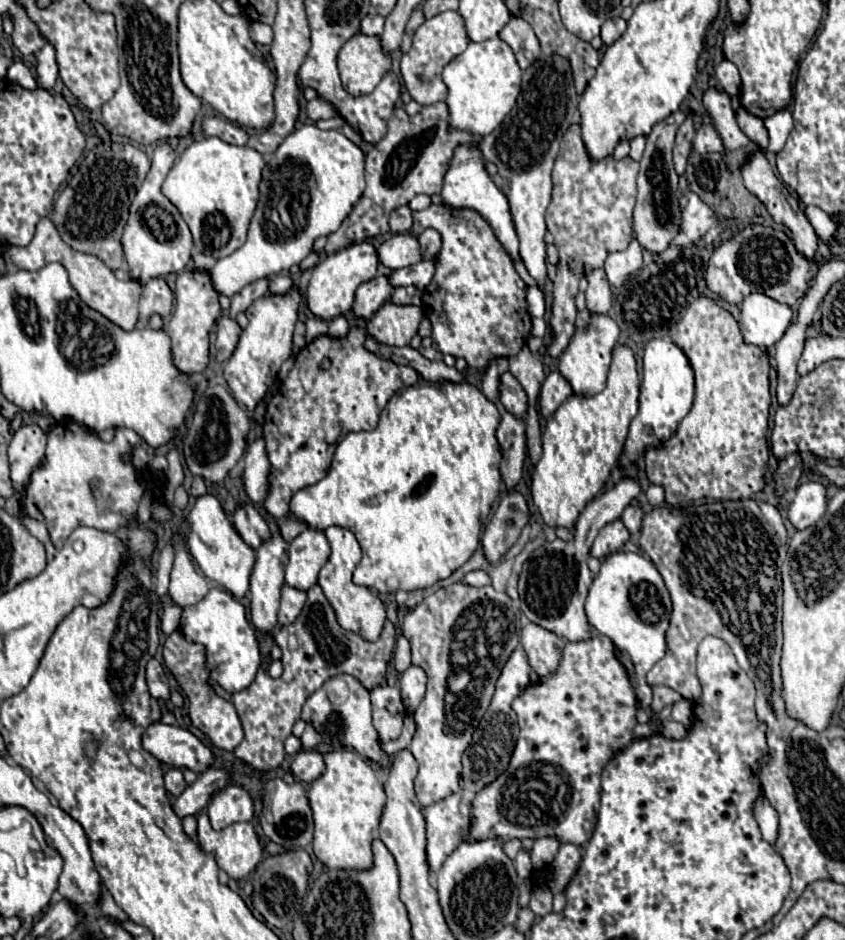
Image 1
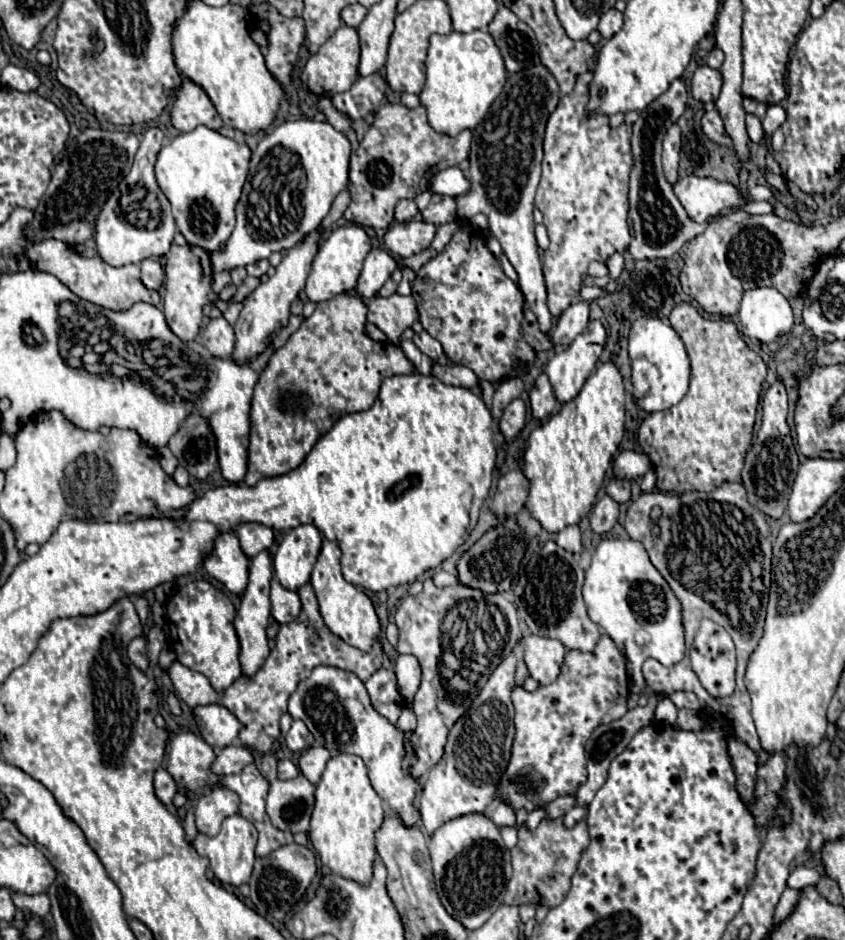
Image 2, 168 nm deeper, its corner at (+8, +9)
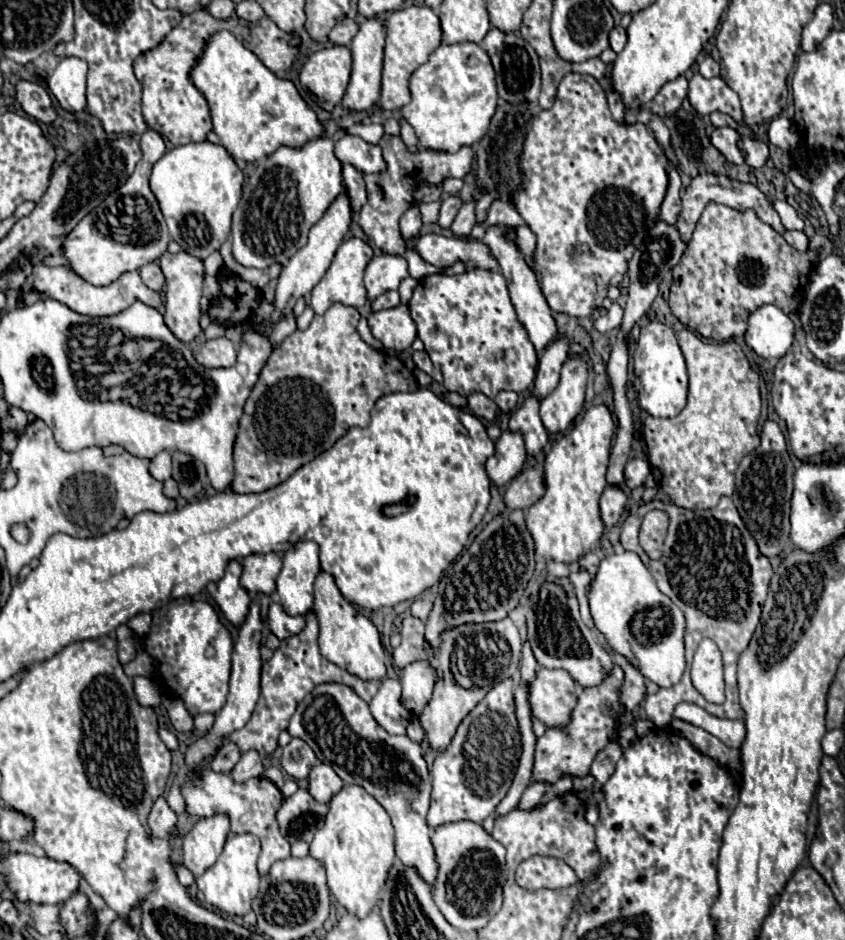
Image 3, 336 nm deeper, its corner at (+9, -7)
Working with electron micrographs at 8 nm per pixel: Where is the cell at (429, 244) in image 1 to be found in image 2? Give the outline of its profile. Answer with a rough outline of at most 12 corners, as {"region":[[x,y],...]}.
{"region":[[433,194],[423,220],[445,224],[457,218],[451,196]]}

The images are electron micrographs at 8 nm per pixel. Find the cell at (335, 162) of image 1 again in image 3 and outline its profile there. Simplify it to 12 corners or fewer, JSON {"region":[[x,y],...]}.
{"region":[[334,138],[258,160],[232,216],[246,268],[286,264],[344,192]]}

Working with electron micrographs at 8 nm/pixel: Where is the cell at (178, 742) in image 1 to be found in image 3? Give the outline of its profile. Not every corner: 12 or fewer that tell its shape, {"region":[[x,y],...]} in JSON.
{"region":[[204,768],[180,786],[192,816],[228,814],[260,838],[258,872],[290,856],[276,828],[280,790]]}

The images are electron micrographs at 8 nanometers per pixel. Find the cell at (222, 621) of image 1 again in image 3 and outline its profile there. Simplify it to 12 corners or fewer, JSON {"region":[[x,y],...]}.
{"region":[[208,602],[154,610],[144,644],[192,716],[222,710],[232,636]]}

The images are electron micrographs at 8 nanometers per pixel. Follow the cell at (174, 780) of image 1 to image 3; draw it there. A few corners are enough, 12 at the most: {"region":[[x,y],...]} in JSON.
{"region":[[164,796],[154,800],[148,816],[152,834],[168,838],[176,814]]}

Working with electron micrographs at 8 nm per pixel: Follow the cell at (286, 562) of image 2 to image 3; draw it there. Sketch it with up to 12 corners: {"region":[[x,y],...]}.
{"region":[[298,542],[282,558],[276,598],[290,614],[312,608],[318,544]]}

